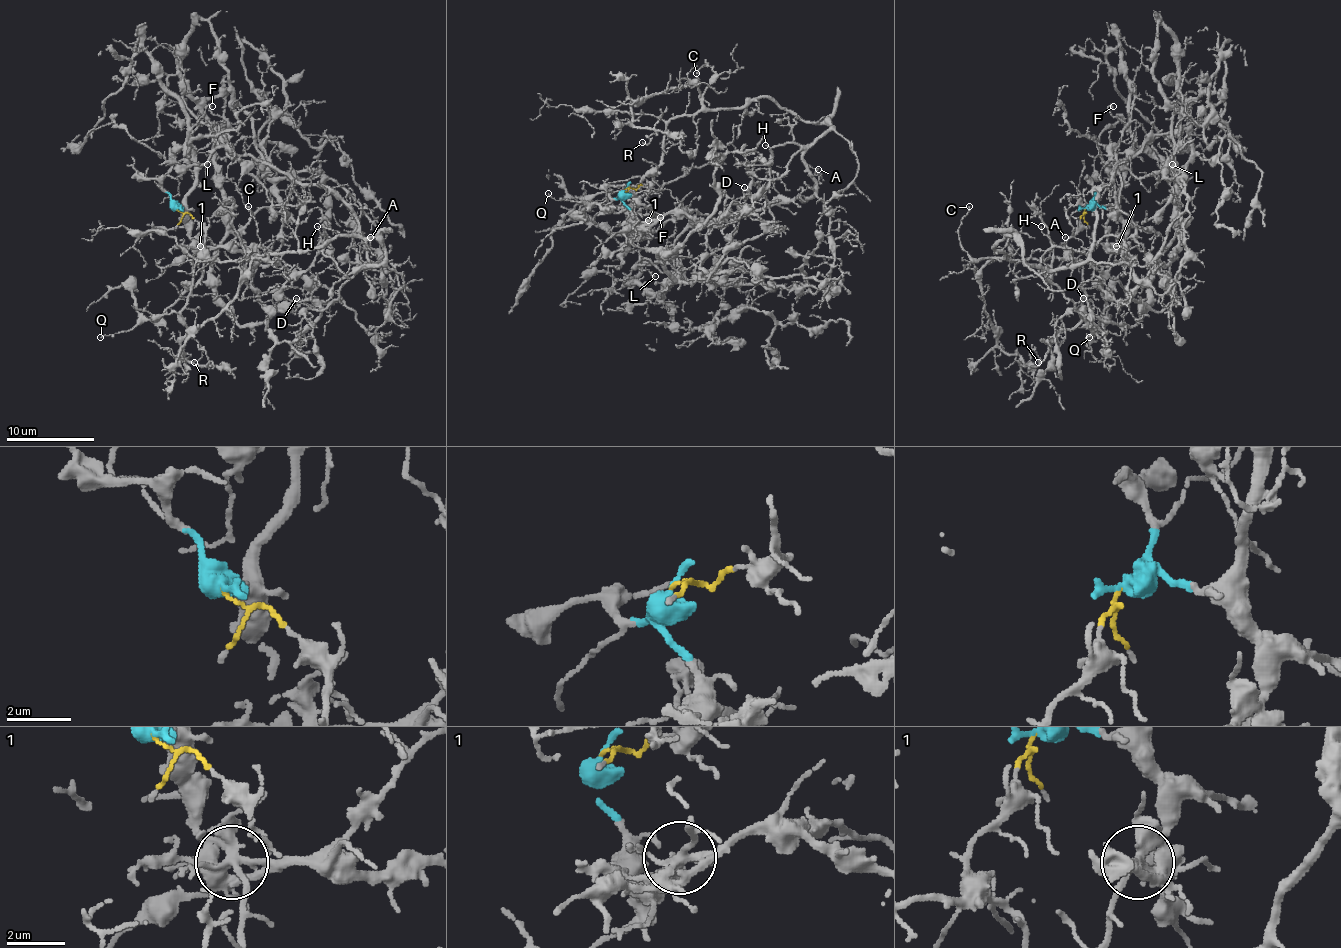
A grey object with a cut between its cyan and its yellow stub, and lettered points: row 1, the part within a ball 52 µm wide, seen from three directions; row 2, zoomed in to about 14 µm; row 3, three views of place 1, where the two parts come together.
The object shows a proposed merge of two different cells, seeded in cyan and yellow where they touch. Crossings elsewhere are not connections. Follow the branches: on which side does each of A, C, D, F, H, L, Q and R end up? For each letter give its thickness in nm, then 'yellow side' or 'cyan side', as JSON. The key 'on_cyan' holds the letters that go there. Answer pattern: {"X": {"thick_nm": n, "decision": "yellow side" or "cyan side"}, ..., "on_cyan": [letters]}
{"A": {"thick_nm": 110, "decision": "yellow side"}, "C": {"thick_nm": 100, "decision": "yellow side"}, "D": {"thick_nm": 110, "decision": "yellow side"}, "F": {"thick_nm": 130, "decision": "cyan side"}, "H": {"thick_nm": 110, "decision": "yellow side"}, "L": {"thick_nm": 120, "decision": "yellow side"}, "Q": {"thick_nm": 110, "decision": "cyan side"}, "R": {"thick_nm": 120, "decision": "yellow side"}, "on_cyan": ["F", "Q"]}

